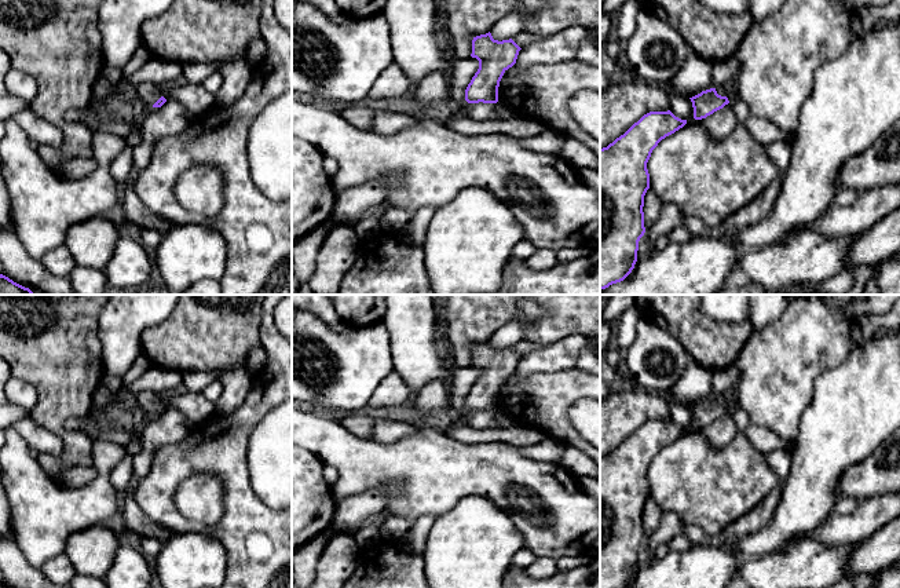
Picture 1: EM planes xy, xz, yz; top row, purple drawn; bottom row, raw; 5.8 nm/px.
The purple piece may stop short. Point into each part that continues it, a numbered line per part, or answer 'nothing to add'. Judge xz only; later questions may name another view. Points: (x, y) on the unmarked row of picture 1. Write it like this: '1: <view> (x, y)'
nothing to add

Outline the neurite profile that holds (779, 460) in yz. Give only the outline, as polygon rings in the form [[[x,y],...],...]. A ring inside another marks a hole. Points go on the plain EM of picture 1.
[[[778,449],[767,454],[767,460],[780,481],[784,481],[790,471],[791,450]]]

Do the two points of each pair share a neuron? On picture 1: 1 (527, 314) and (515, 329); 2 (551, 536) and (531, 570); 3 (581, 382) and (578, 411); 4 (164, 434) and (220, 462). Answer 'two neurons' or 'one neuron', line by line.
1: one neuron
2: two neurons
3: two neurons
4: two neurons

